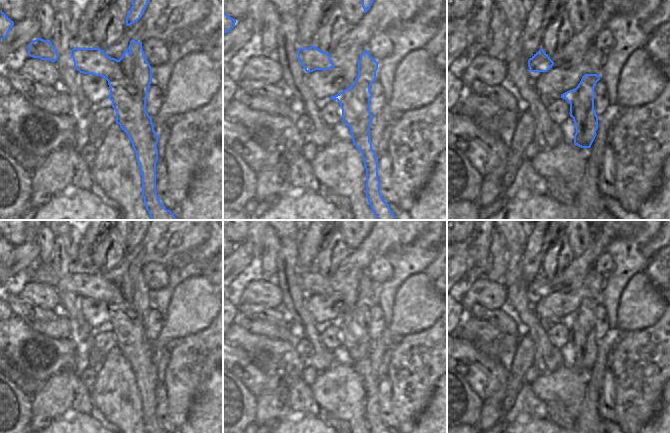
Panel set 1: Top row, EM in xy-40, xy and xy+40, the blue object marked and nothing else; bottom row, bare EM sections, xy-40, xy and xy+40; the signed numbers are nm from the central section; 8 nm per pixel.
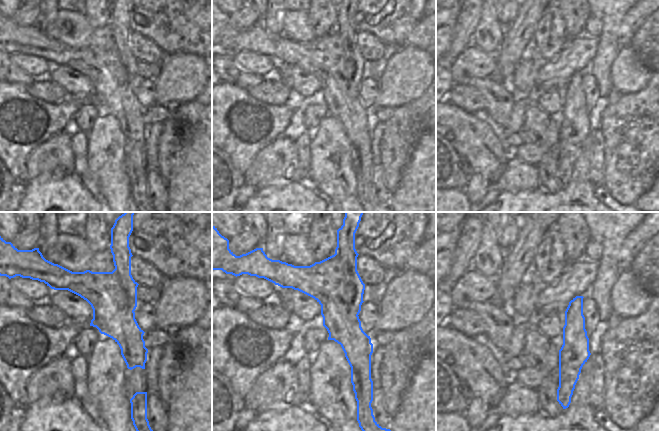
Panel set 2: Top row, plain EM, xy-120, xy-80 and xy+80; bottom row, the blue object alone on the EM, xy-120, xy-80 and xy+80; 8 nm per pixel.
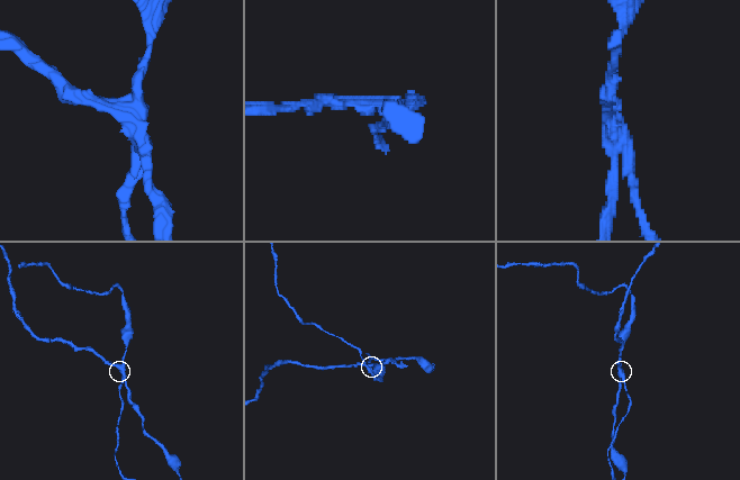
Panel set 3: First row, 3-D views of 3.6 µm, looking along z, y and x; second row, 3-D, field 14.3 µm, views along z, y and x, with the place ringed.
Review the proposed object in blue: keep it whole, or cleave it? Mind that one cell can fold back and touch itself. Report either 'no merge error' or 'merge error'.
merge error

